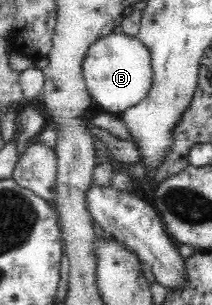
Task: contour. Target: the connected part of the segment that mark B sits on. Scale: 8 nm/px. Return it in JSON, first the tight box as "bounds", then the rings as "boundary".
{"bounds":[82,32,152,116],"boundary":[[[111,32],[89,46],[82,59],[82,74],[91,99],[109,114],[120,116],[144,100],[152,87],[152,57],[138,36]]]}

